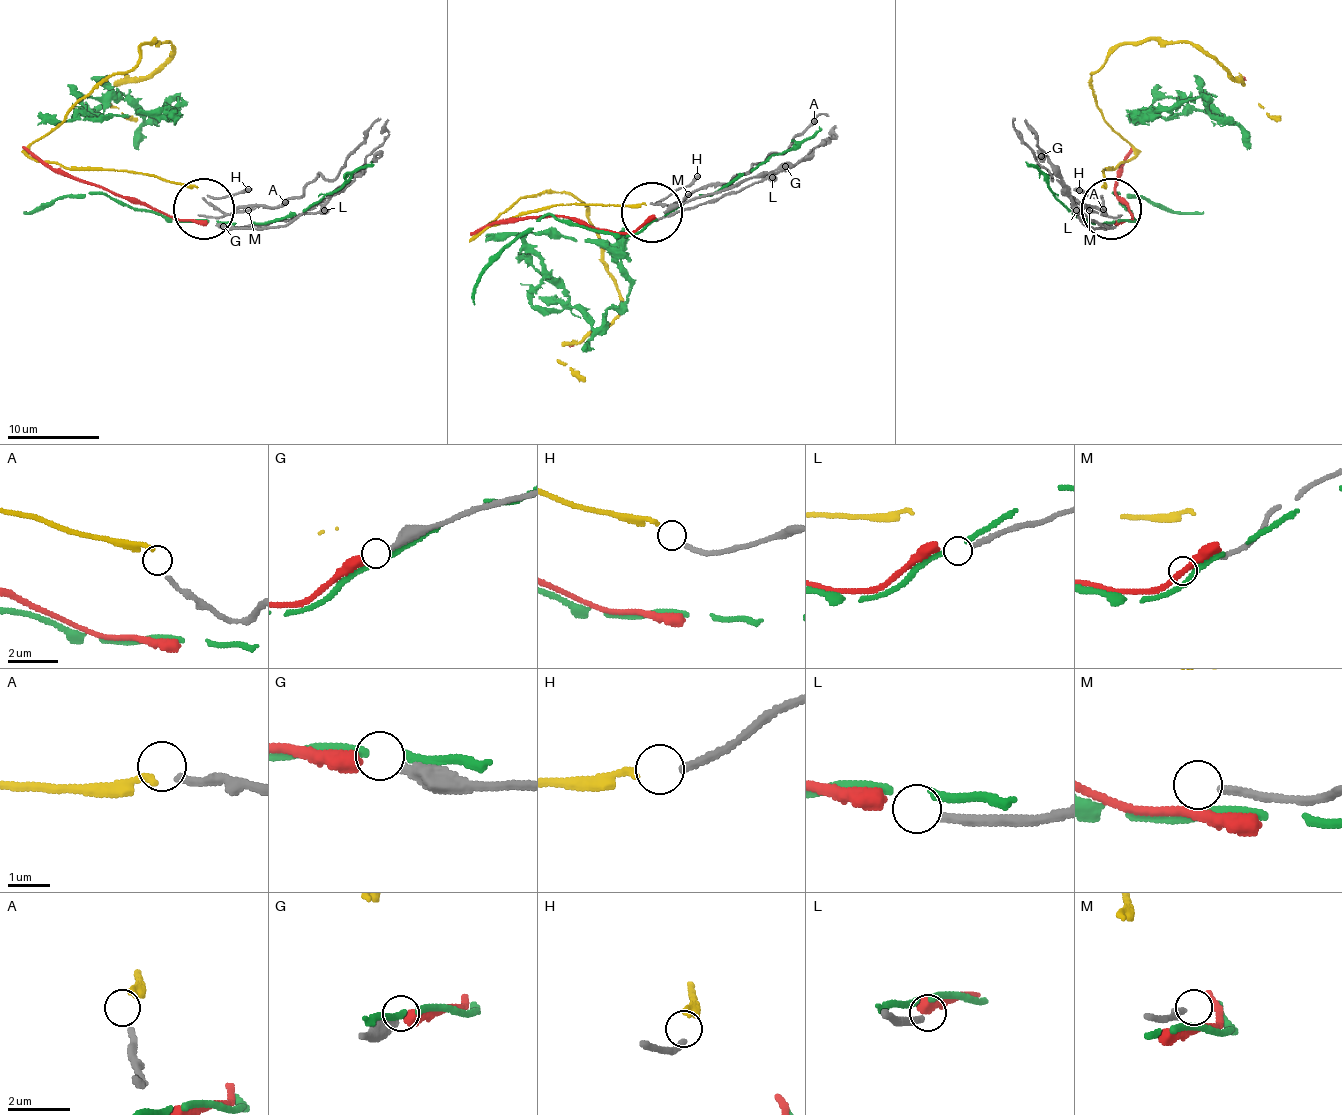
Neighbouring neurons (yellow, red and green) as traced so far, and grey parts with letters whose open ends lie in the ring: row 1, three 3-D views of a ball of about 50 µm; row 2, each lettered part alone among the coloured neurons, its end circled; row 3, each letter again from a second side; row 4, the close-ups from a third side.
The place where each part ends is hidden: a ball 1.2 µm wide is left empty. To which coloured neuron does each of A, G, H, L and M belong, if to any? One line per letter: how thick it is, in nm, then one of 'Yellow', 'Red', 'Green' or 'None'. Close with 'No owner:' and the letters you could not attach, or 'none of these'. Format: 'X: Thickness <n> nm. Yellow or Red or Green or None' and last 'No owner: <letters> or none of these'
A: Thickness 180 nm. None
G: Thickness 340 nm. Red
H: Thickness 190 nm. Yellow
L: Thickness 200 nm. None
M: Thickness 190 nm. None
No owner: A, L, M

